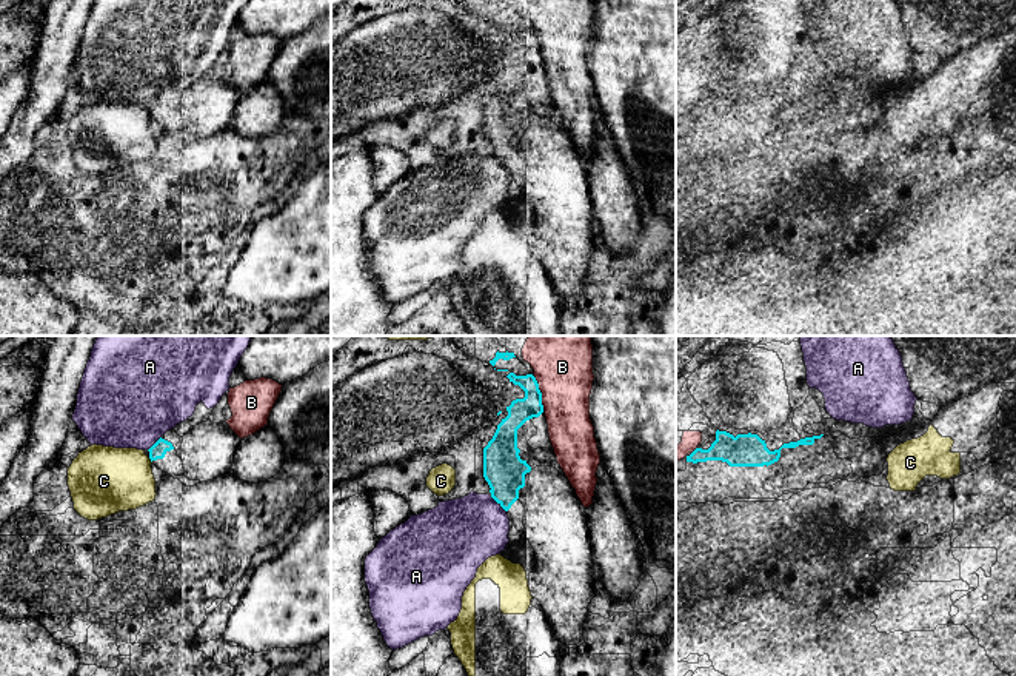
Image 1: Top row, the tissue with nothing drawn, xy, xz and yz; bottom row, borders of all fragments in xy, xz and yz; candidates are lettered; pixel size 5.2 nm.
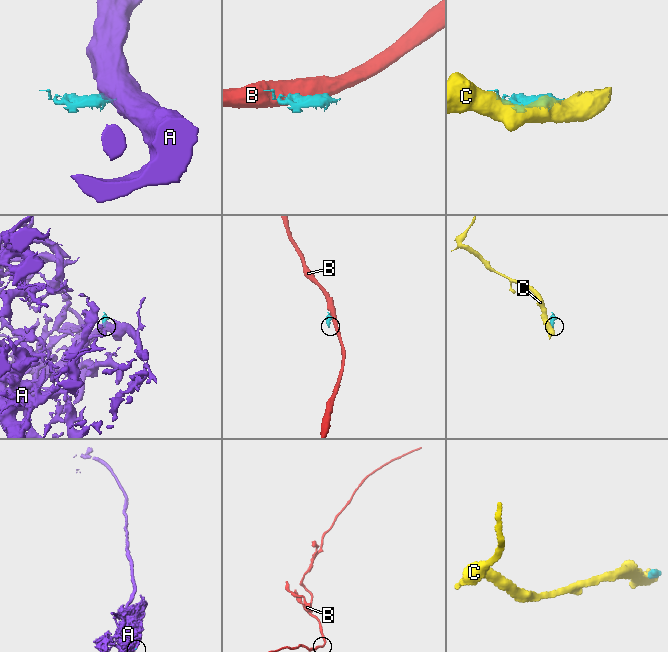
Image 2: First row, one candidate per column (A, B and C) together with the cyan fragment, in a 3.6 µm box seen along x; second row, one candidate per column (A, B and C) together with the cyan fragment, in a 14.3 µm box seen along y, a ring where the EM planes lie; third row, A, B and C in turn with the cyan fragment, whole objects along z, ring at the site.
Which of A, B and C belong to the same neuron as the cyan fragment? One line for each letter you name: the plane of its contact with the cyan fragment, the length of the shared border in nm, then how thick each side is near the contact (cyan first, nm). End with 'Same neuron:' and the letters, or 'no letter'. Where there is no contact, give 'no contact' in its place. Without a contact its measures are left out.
Same neuron: no letter

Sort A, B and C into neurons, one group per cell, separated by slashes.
A / B / C

